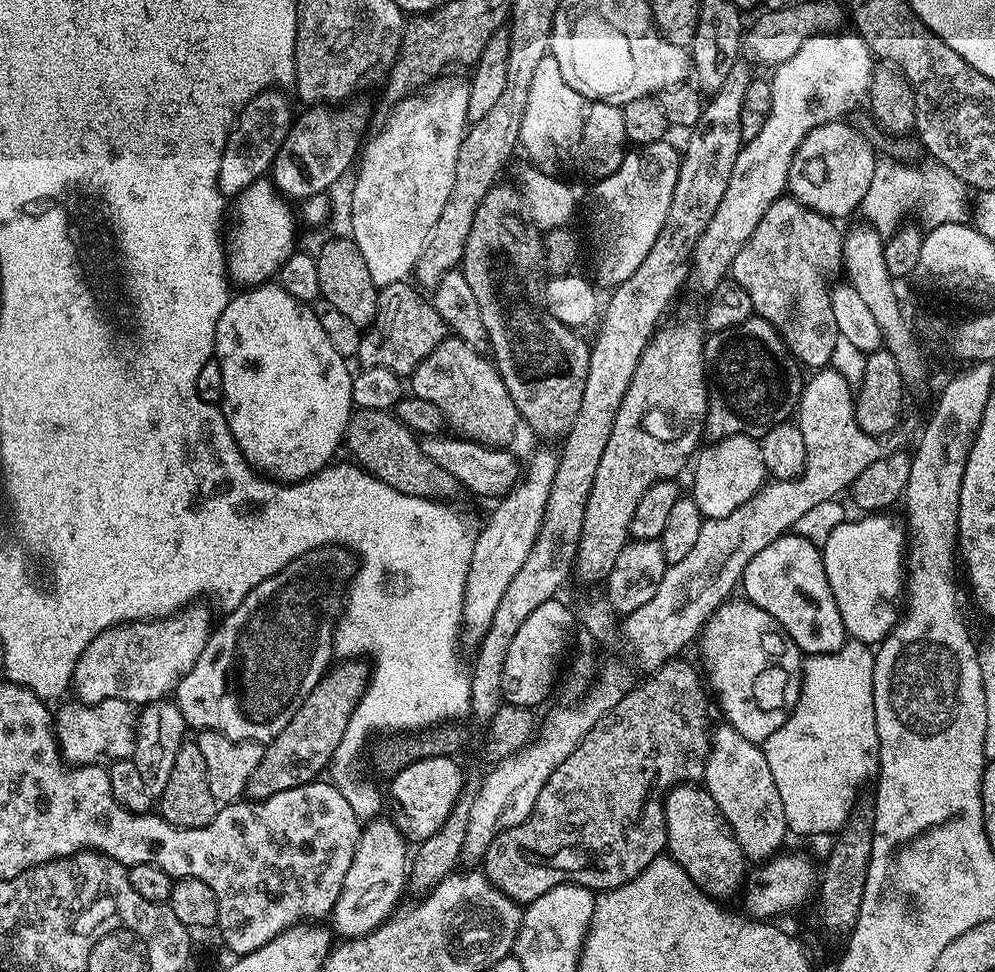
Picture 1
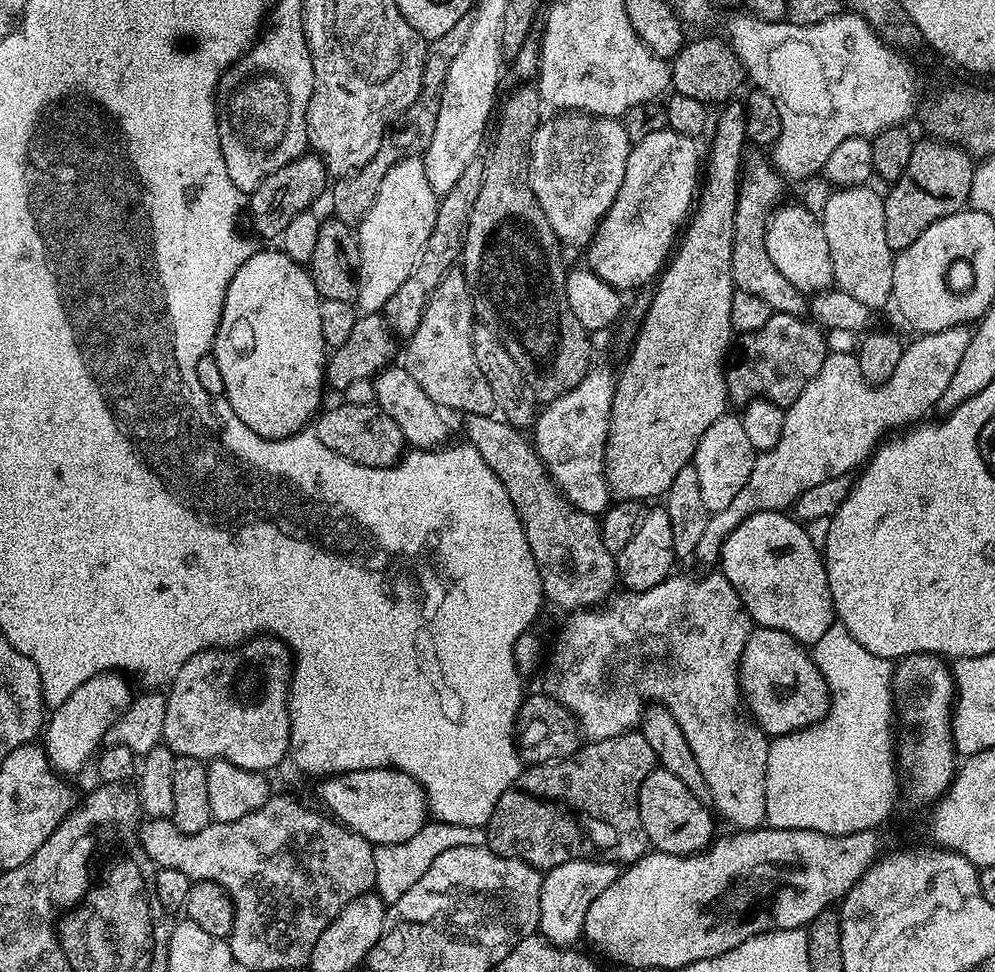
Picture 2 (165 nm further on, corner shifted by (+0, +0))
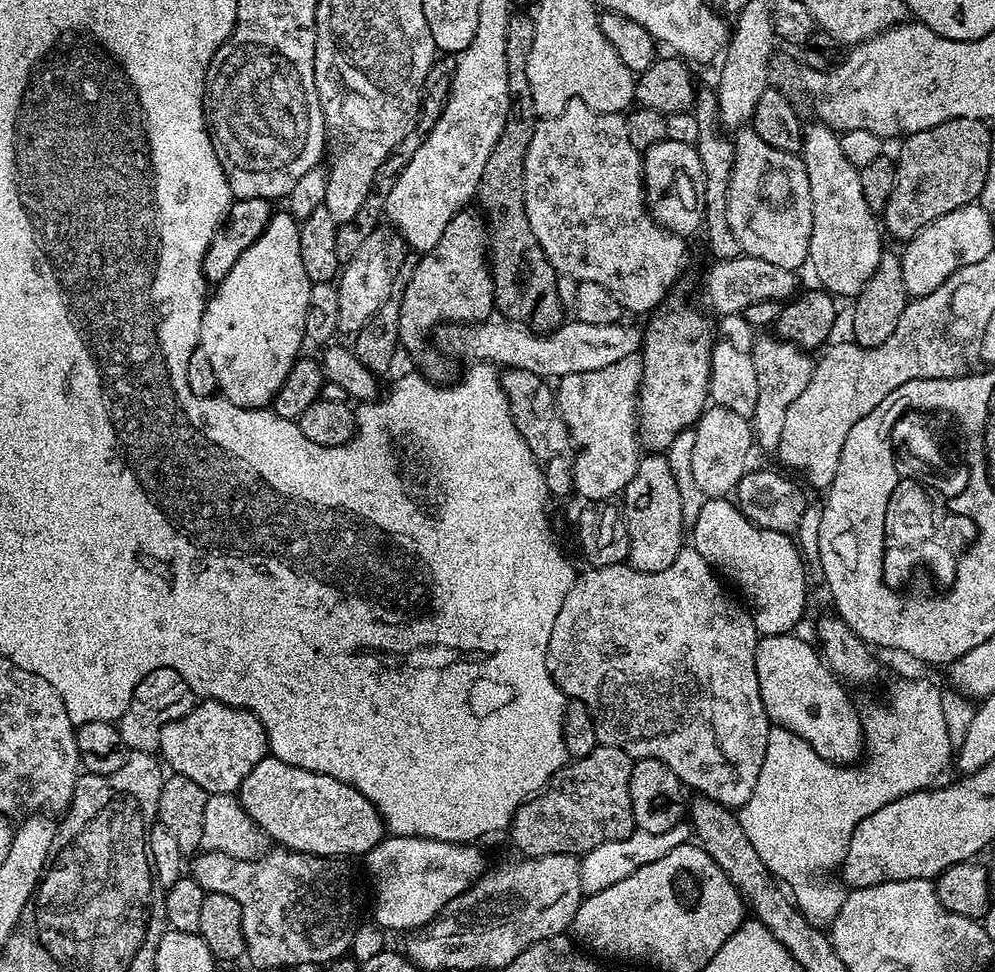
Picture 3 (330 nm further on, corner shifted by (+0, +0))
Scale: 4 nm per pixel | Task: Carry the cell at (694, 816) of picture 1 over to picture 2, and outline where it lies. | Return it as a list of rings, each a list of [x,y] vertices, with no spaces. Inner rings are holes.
[[[655,767],[652,773],[640,784],[640,793],[636,799],[640,821],[648,835],[648,843],[657,852],[675,856],[692,856],[703,852],[714,839],[712,816],[709,805],[694,795],[689,788],[682,786],[674,774],[662,767]]]

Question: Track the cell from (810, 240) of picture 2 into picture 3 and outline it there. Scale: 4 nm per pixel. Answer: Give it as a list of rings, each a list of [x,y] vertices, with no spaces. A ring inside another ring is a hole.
[[[750,126],[735,133],[736,153],[732,172],[726,189],[725,214],[728,228],[737,240],[739,251],[745,256],[762,258],[774,266],[800,270],[805,267],[810,250],[810,230],[812,229],[812,199],[810,198],[810,178],[806,178],[806,166],[797,153],[774,150],[766,146],[762,138]]]

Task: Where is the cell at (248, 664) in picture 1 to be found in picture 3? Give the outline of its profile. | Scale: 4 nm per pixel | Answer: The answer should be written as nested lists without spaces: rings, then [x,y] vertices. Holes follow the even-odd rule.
[[[201,699],[190,714],[166,725],[158,752],[175,775],[198,782],[204,792],[232,794],[239,789],[246,774],[250,774],[250,770],[269,755],[268,731],[247,708],[231,708],[217,700]]]

